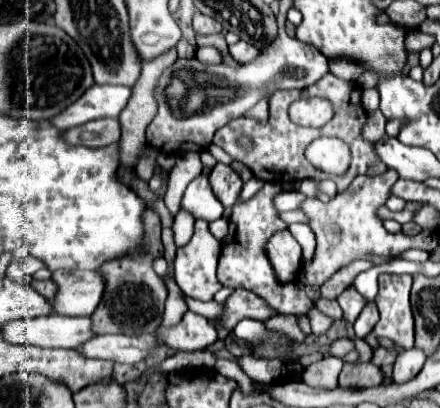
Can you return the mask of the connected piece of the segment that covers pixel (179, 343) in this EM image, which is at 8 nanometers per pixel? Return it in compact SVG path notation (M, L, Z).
M186 312L184 320L176 324L176 328L164 328L164 340L162 346L176 350L176 352L192 352L192 350L206 350L218 340L218 332L214 326L208 324L208 320L200 314Z

